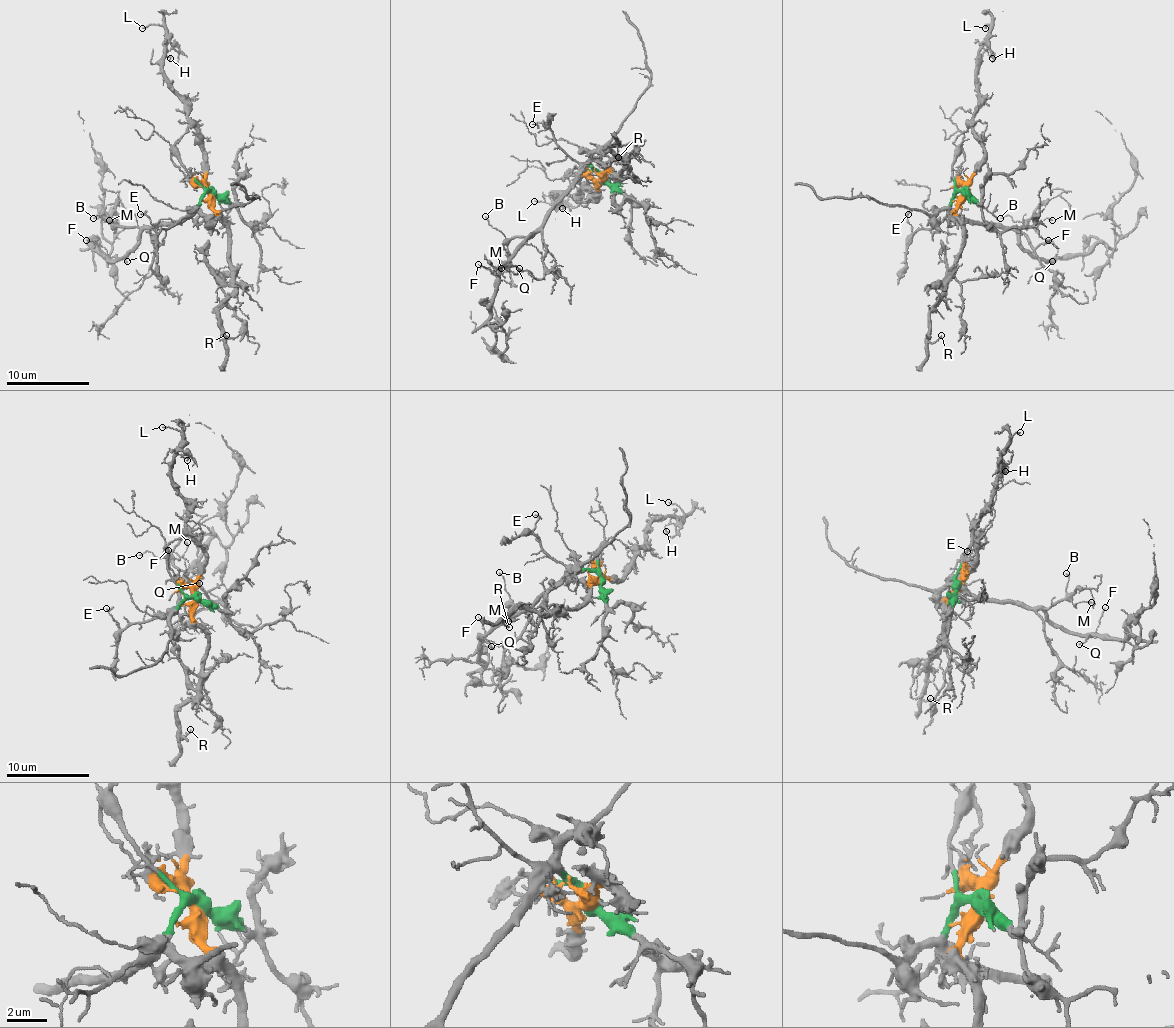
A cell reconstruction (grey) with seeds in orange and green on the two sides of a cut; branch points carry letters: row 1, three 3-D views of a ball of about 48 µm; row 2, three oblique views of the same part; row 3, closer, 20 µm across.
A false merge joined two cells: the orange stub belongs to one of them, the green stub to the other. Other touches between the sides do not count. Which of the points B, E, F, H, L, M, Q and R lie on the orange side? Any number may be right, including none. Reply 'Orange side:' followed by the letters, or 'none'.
Orange side: H, L, R

